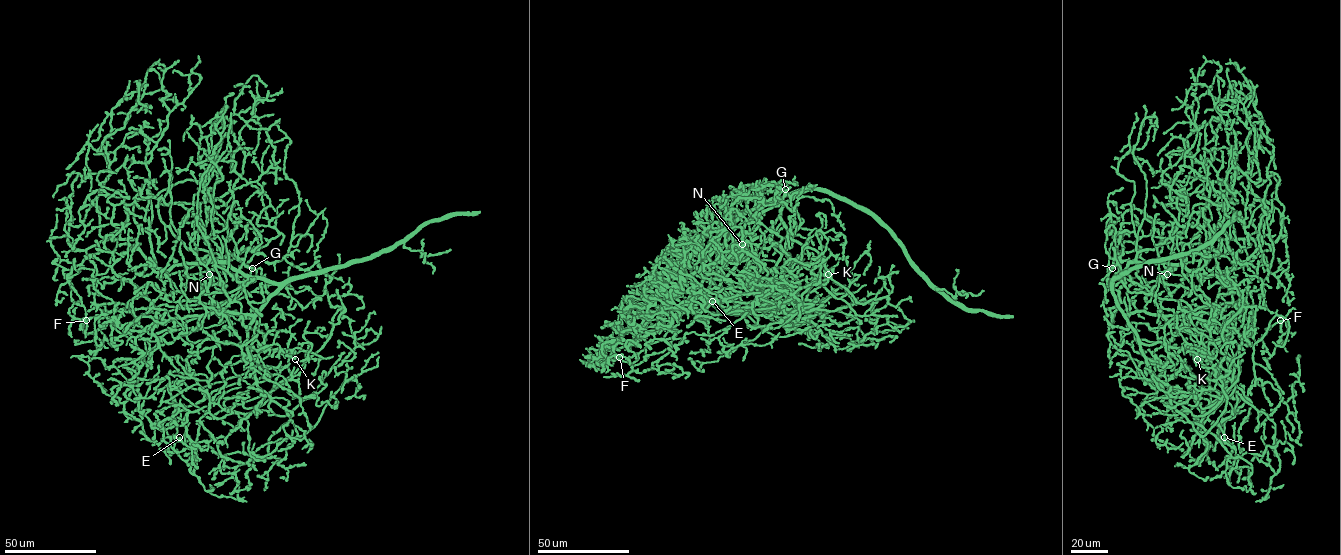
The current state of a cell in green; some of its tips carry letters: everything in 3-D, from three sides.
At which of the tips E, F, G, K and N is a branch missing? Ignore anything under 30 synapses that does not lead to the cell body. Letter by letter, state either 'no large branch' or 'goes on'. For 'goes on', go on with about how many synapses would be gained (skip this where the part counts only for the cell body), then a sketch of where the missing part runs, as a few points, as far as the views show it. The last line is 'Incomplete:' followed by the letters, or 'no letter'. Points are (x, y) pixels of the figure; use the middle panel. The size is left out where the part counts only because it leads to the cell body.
E: no large branch
F: no large branch
G: no large branch
K: no large branch
N: no large branch
Incomplete: no letter

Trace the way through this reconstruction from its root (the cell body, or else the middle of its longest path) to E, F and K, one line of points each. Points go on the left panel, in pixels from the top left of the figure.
E: (262, 280), (279, 288), (248, 338), (191, 354), (183, 378), (167, 386), (195, 445), (179, 437)
F: (262, 280), (183, 300), (182, 319), (164, 319), (136, 345), (107, 315), (94, 333), (86, 320)
K: (262, 280), (279, 288), (248, 338), (191, 354), (183, 381), (197, 389), (222, 382), (278, 349), (295, 359)

